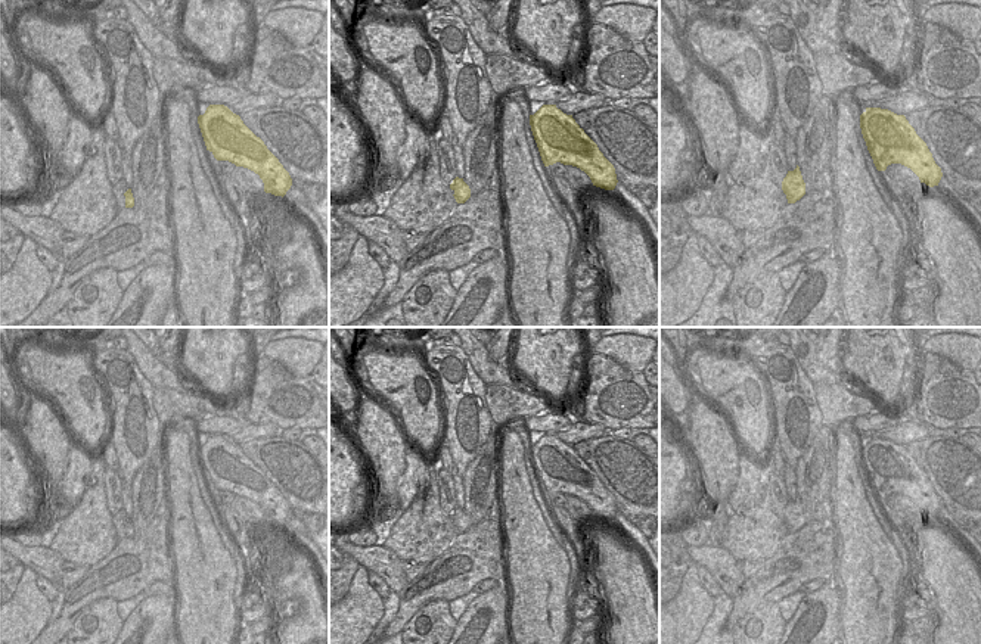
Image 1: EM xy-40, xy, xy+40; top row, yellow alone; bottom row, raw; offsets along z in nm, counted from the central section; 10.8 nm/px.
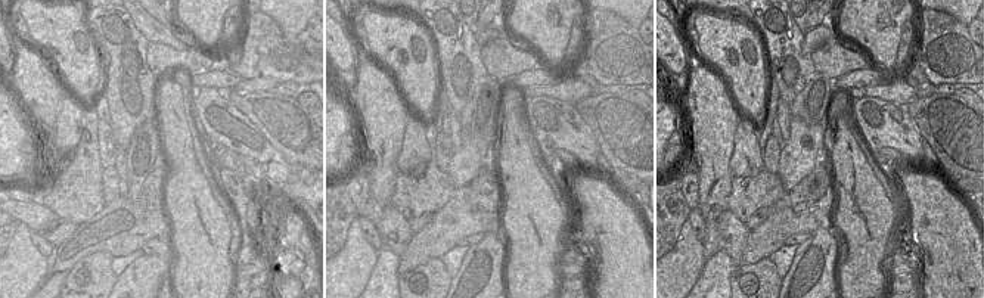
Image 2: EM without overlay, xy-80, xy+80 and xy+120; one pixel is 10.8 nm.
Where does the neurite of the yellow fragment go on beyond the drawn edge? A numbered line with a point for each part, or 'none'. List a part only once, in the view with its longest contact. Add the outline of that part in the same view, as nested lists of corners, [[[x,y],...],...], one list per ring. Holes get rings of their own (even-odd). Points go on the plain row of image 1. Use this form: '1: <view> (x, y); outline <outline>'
none

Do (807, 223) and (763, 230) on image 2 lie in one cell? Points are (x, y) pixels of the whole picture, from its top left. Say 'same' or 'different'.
different

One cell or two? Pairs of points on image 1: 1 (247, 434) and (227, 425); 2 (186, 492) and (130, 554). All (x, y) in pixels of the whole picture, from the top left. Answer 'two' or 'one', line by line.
1: two
2: two

